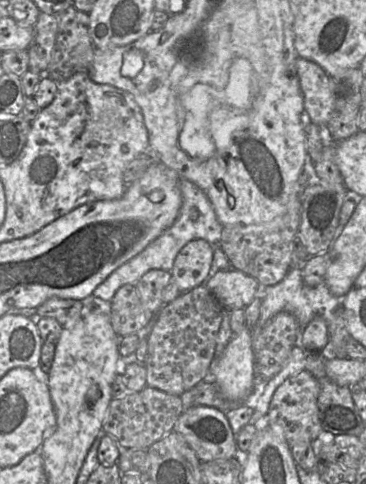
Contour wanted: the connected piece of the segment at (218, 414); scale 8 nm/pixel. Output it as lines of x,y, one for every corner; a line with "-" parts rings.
213,406
185,407
174,431
180,433
201,462
235,457
237,443
226,414

